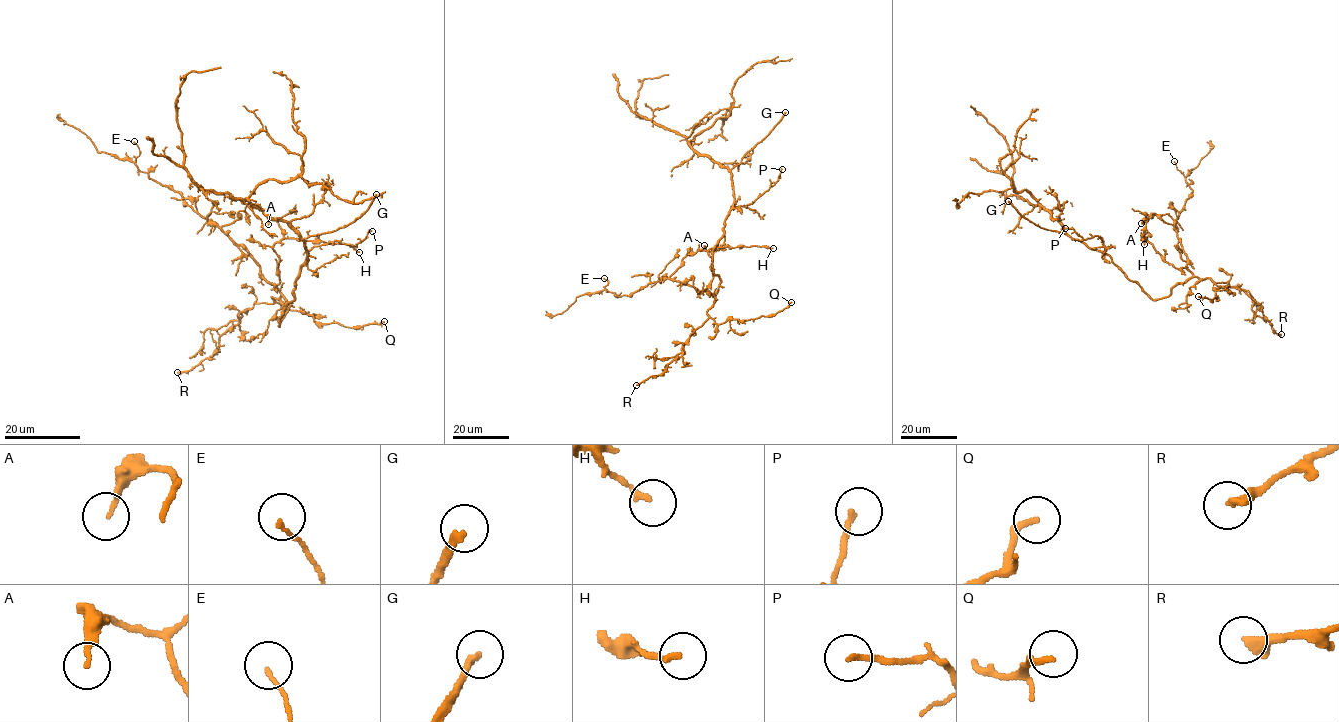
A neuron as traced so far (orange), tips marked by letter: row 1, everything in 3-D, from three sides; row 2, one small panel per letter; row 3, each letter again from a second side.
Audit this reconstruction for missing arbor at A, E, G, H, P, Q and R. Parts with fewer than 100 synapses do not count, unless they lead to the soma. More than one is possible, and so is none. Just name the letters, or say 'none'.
G

